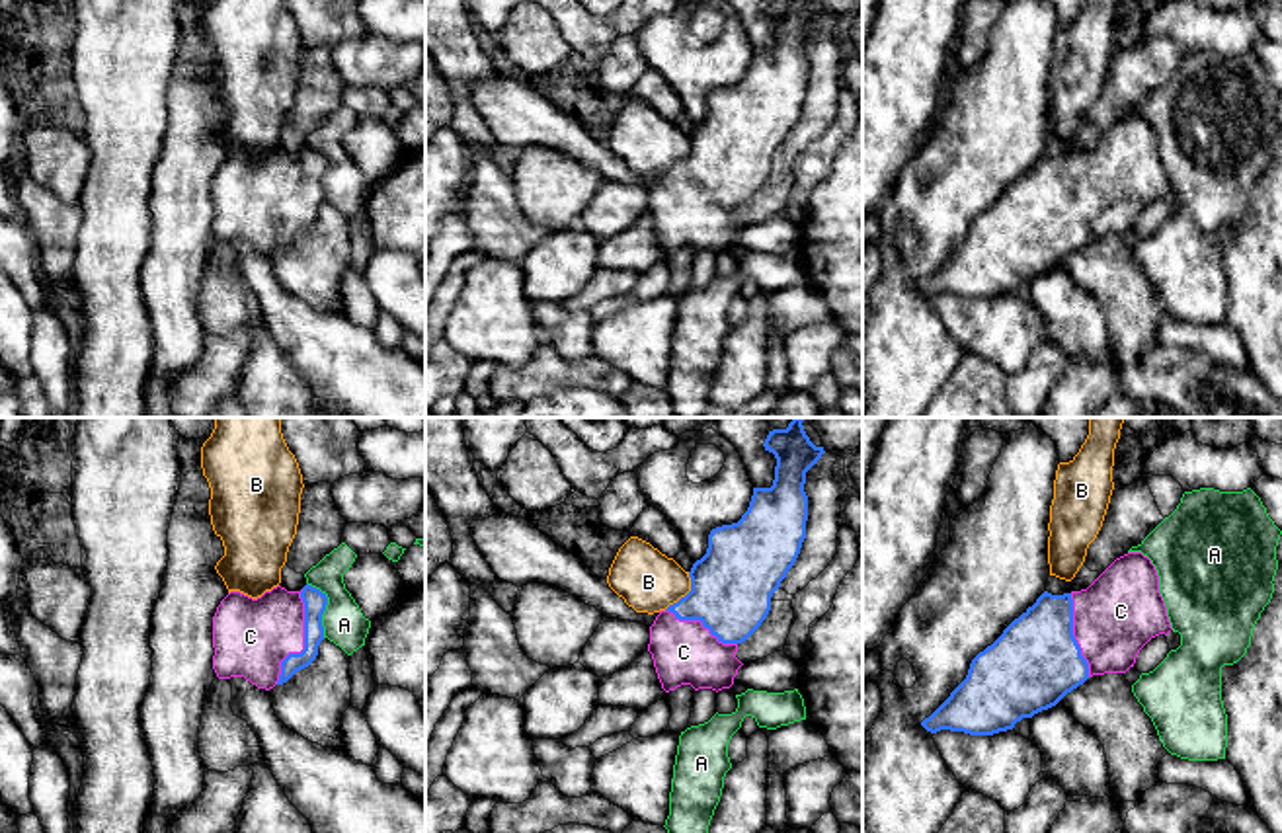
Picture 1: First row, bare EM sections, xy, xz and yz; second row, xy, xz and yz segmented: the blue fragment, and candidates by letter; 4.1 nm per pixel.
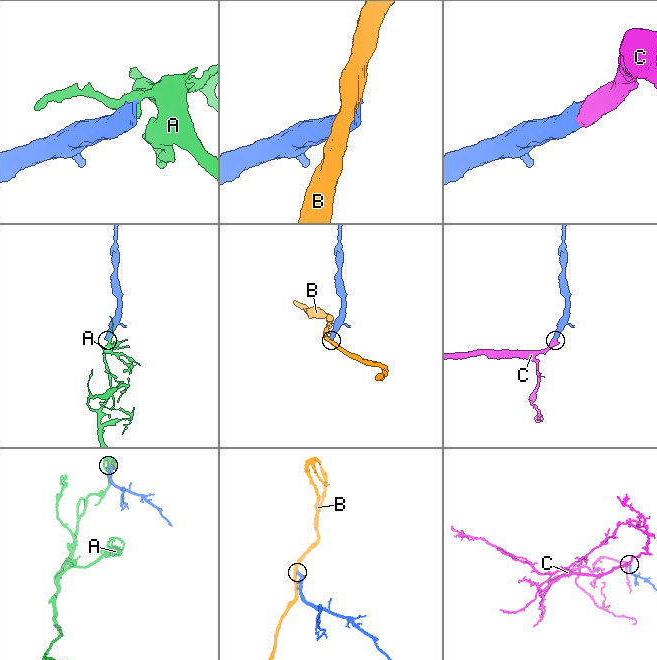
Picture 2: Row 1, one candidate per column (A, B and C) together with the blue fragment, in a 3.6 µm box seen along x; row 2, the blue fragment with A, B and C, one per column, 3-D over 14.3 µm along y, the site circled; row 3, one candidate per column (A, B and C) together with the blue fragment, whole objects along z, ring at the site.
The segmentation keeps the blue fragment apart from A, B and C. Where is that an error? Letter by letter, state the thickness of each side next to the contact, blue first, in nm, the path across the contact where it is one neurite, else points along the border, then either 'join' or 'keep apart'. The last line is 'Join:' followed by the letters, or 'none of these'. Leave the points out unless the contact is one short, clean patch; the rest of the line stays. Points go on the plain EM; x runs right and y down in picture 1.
A: 100/170 nm | along xy (307, 145), (326, 160), (322, 178), (324, 199) | keep apart
B: 340/260 nm | keep apart
C: 100/320 nm | join
Join: C

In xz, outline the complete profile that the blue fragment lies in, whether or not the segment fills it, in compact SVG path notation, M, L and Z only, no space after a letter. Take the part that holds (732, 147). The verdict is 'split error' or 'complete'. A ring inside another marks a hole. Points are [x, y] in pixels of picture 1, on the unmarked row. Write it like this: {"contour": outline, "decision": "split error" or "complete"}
{"contour": "M767 0L763 10L777 21L773 49L753 51L741 82L710 94L706 117L689 135L691 154L660 174L650 189L648 215L665 256L681 248L716 256L734 248L743 228L736 220L738 209L767 181L773 156L800 117L808 84L806 35L825 14L810 0Z", "decision": "split error"}

